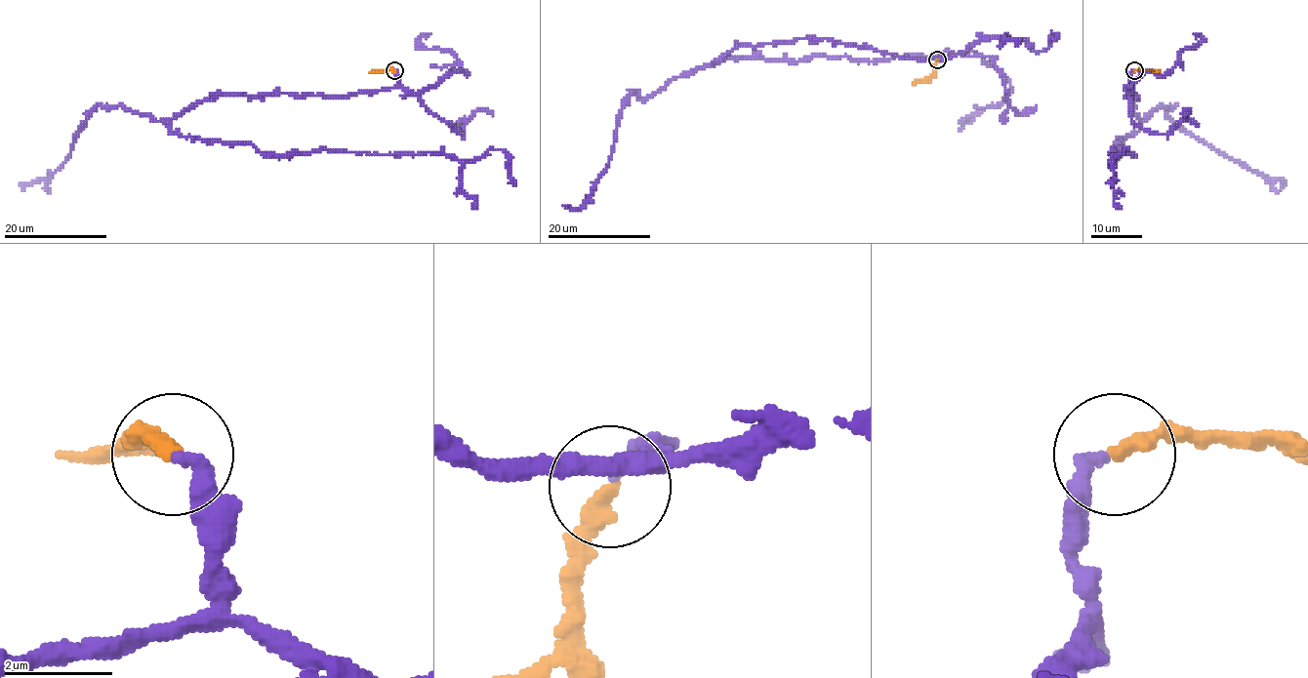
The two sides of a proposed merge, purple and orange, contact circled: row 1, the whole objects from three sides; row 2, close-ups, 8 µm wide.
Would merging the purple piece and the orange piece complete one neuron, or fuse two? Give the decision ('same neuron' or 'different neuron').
same neuron

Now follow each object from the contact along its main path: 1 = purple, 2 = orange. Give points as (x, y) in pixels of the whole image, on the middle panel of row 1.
1: (937, 59), (713, 63), (738, 47), (803, 39), (932, 59), (1001, 37), (1042, 52), (1052, 31)
2: (937, 59), (932, 73), (913, 84)

